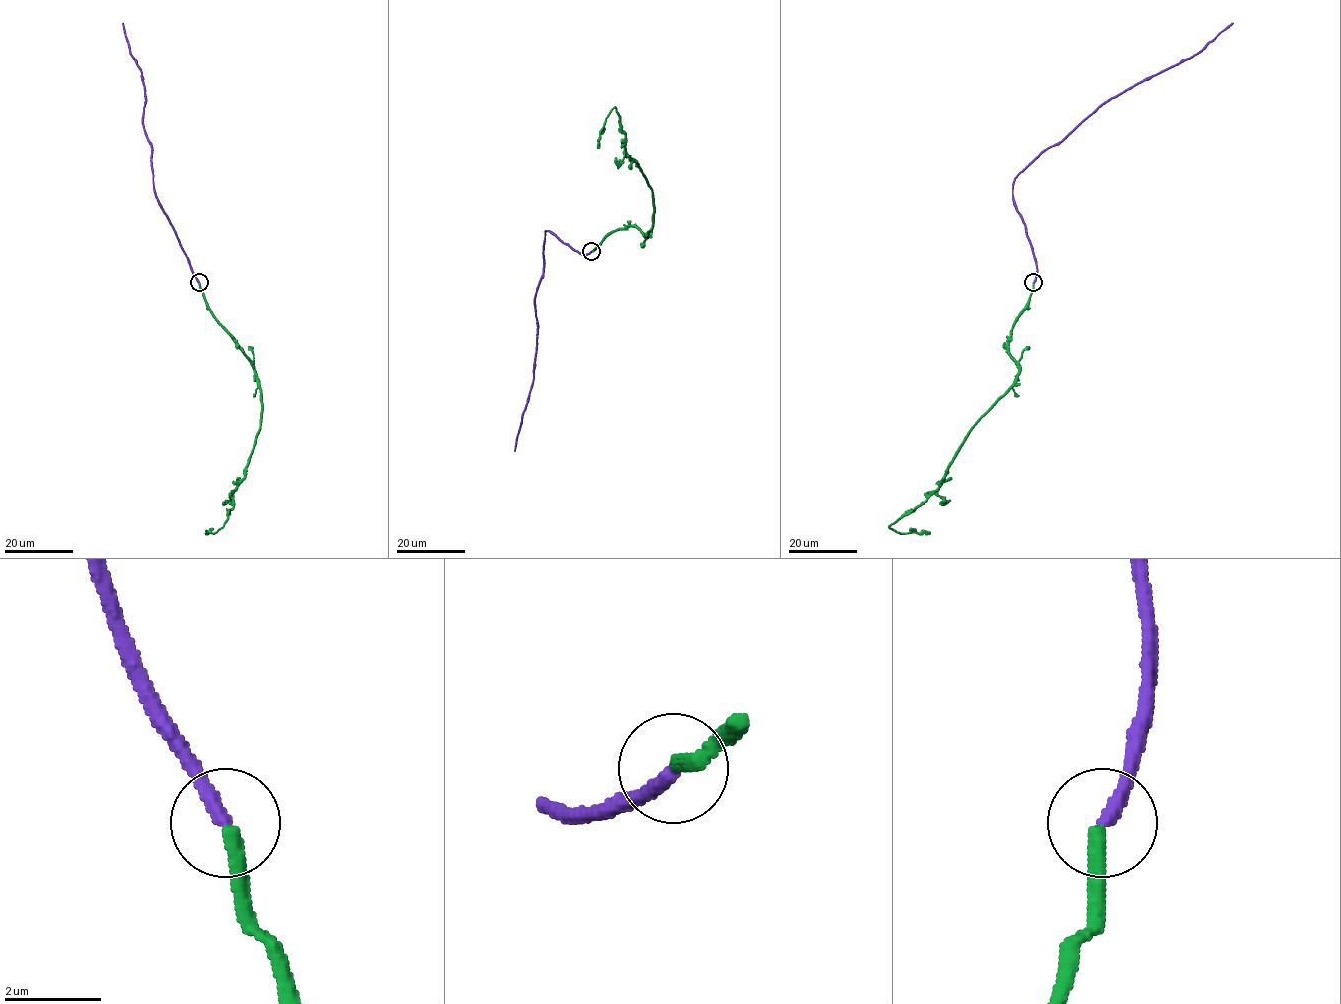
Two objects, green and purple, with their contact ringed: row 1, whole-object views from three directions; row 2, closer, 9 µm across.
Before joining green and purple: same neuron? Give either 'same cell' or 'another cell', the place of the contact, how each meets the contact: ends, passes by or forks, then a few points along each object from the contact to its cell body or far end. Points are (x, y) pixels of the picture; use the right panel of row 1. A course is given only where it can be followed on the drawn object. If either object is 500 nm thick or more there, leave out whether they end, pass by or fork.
same cell | (1033, 282) | green ends | purple ends | green via (1034, 283), (1008, 343), (1018, 369), (1015, 382), (974, 425), (943, 482), (889, 527), (901, 533), (930, 533) | purple via (1034, 282), (1036, 260), (1014, 203), (1014, 179), (1044, 151), (1059, 145), (1110, 99), (1192, 57), (1233, 23)

